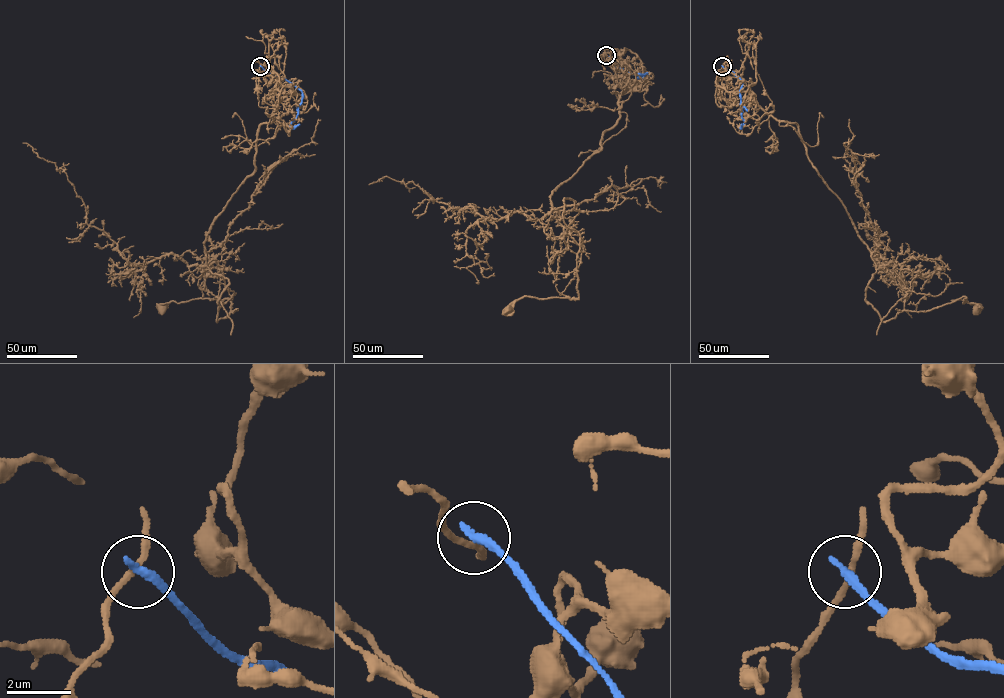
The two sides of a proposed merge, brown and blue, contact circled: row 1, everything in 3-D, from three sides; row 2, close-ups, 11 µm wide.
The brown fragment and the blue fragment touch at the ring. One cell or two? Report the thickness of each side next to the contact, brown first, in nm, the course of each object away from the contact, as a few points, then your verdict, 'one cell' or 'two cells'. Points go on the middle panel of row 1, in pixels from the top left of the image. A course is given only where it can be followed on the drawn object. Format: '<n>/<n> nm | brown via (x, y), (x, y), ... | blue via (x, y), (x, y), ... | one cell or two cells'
180/320 nm | brown via (606, 55), (632, 52), (637, 79), (550, 197), (575, 202), (578, 298), (508, 310) | blue via (606, 55), (616, 66), (630, 73), (648, 73), (637, 78), (638, 73), (645, 74) | two cells

